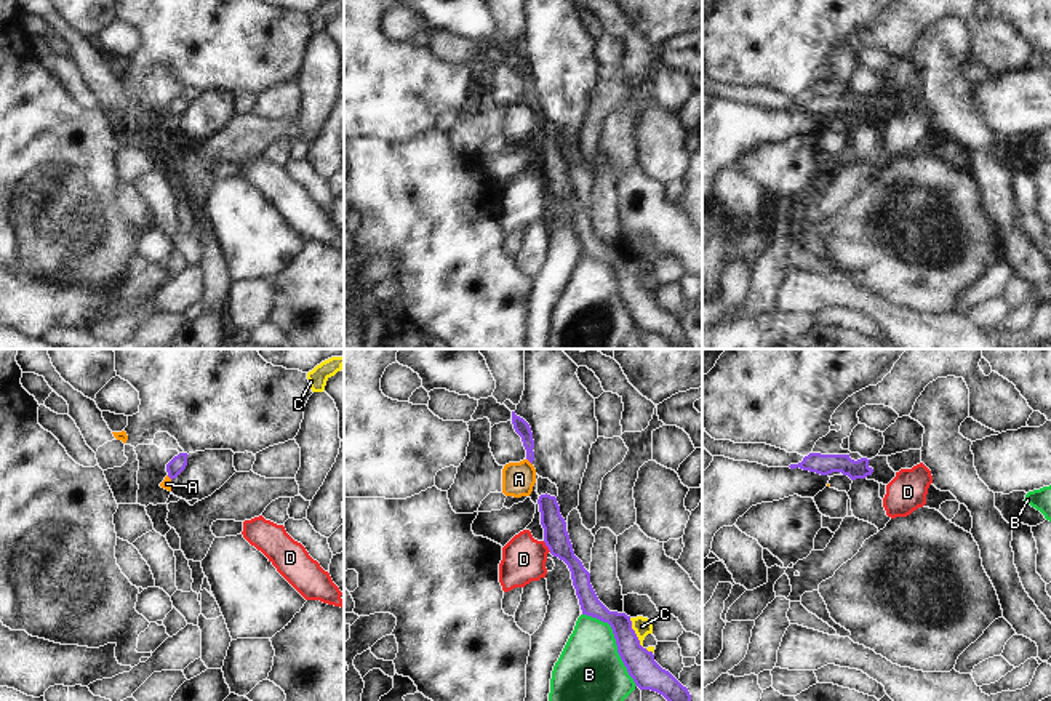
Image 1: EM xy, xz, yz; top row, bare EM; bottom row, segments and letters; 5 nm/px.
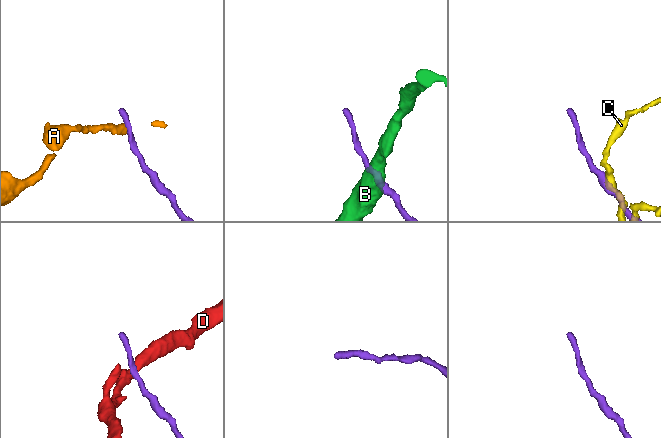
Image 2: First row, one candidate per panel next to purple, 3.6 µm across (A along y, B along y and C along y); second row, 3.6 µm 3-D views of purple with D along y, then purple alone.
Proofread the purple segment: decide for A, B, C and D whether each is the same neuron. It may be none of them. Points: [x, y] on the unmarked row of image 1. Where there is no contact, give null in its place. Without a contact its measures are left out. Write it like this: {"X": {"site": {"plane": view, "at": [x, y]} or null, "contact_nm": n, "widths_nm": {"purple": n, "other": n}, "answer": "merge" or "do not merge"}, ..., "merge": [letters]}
{"A": {"site": {"plane": "xz", "at": [528, 101]}, "contact_nm": 50, "widths_nm": {"purple": 80, "other": 160}, "answer": "do not merge"}, "B": {"site": {"plane": "xz", "at": [616, 284]}, "contact_nm": 460, "widths_nm": {"purple": 150, "other": 380}, "answer": "do not merge"}, "C": {"site": {"plane": "xz", "at": [634, 274]}, "contact_nm": 170, "widths_nm": {"purple": 150, "other": 90}, "answer": "do not merge"}, "D": {"site": {"plane": "xz", "at": [546, 186]}, "contact_nm": 70, "widths_nm": {"purple": 130, "other": 220}, "answer": "do not merge"}, "merge": []}

